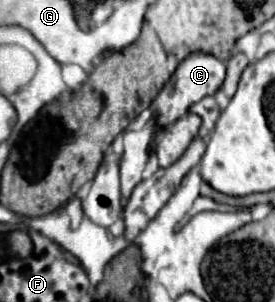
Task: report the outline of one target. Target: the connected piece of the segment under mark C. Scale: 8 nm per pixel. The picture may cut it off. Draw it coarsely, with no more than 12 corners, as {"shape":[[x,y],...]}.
{"shape":[[191,52],[155,98],[159,126],[215,94],[225,62]]}

